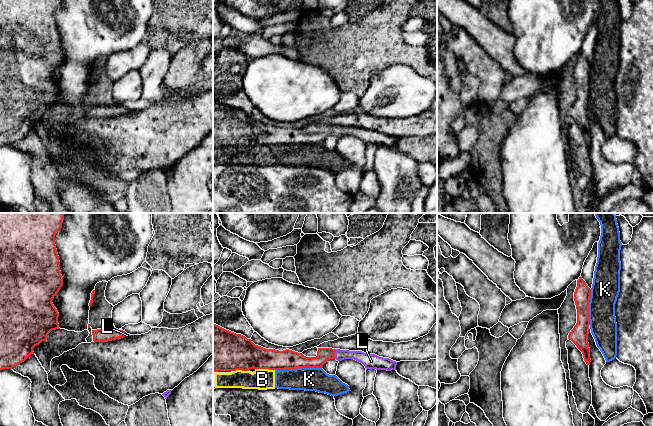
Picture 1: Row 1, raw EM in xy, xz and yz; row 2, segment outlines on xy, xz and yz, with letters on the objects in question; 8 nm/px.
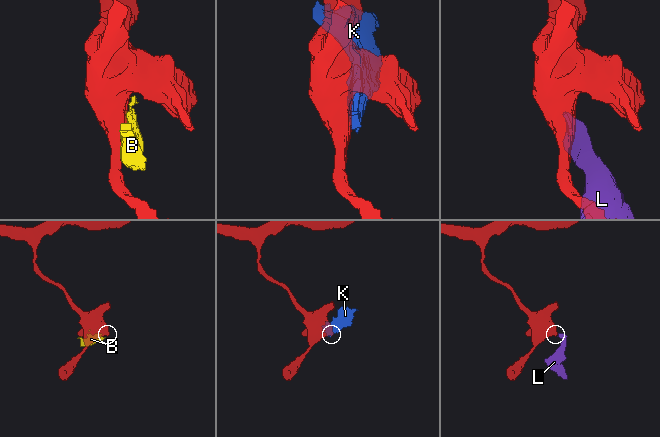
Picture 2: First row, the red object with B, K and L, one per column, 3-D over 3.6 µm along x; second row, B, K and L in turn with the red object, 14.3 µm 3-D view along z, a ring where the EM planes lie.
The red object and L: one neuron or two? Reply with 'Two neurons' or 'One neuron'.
One neuron

